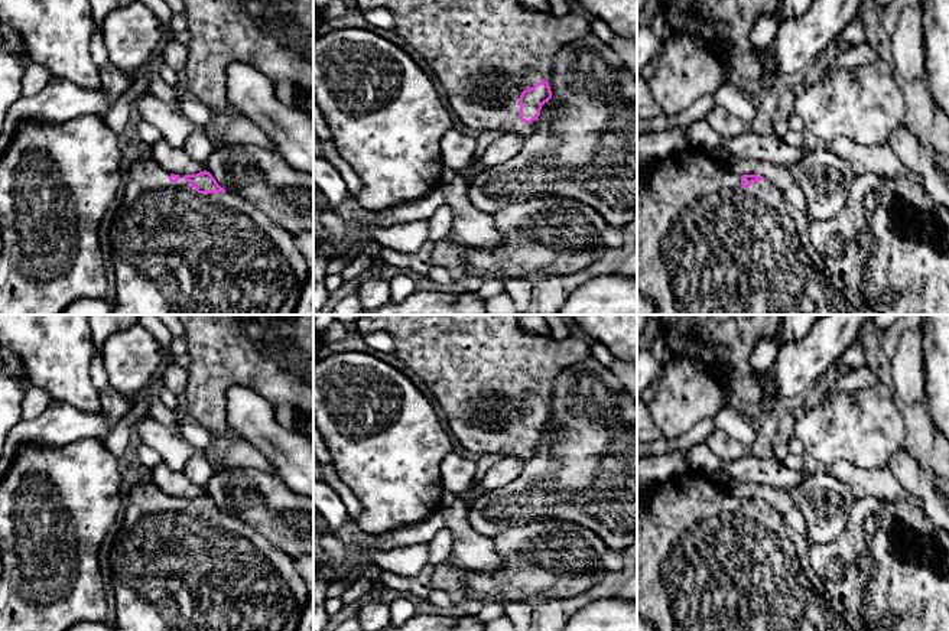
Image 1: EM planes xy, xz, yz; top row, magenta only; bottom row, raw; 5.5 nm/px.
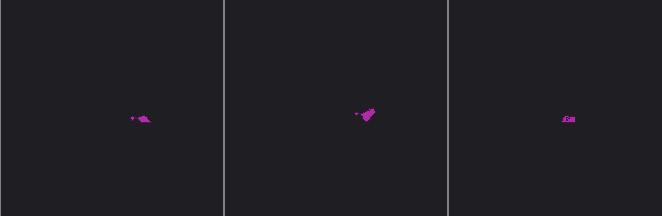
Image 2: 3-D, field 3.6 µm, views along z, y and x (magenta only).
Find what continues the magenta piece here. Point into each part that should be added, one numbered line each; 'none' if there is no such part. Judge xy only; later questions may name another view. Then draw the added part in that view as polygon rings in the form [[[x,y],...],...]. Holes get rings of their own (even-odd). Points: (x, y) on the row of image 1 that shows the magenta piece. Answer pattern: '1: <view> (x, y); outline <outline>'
1: xy (175, 251); outline [[[139,156],[124,172],[124,199],[110,234],[117,280],[110,315],[293,315],[311,271],[293,235],[241,195],[198,193],[185,175],[178,182],[169,176],[152,156]]]

